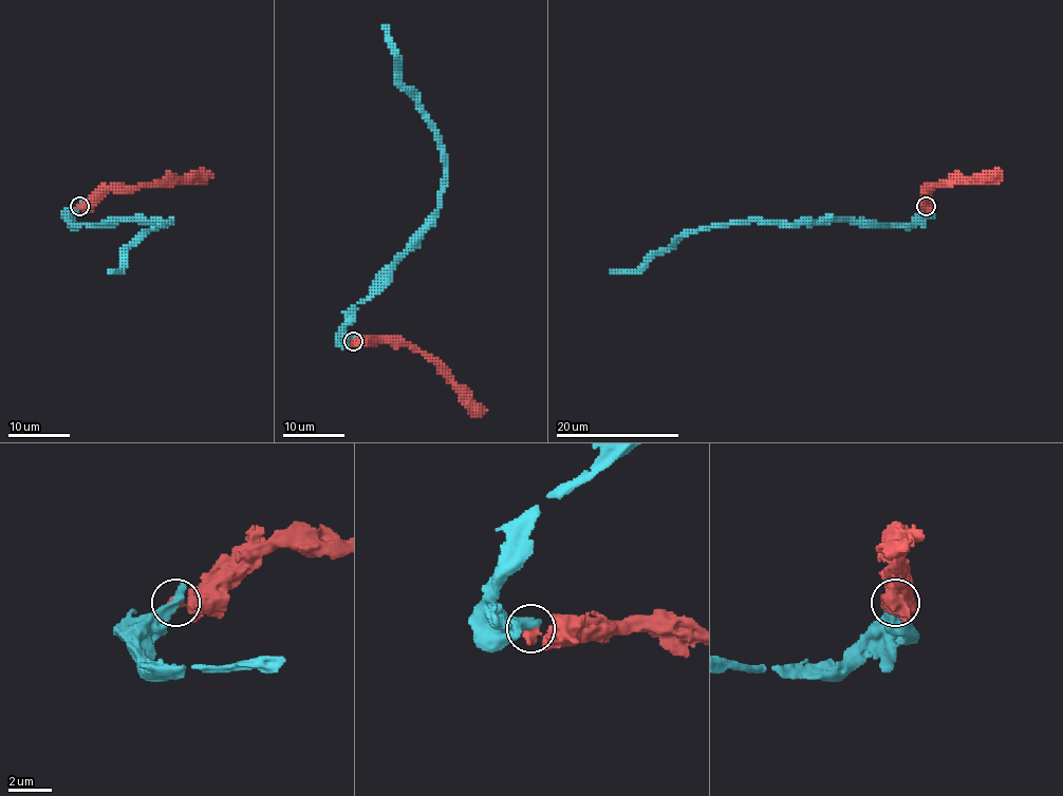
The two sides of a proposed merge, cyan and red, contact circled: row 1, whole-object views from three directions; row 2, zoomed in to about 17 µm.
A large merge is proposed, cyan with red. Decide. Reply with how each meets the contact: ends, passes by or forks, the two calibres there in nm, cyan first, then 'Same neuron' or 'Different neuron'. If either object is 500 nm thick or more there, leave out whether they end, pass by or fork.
Thickness 550 nm (cyan) against 480 nm. Different neuron

